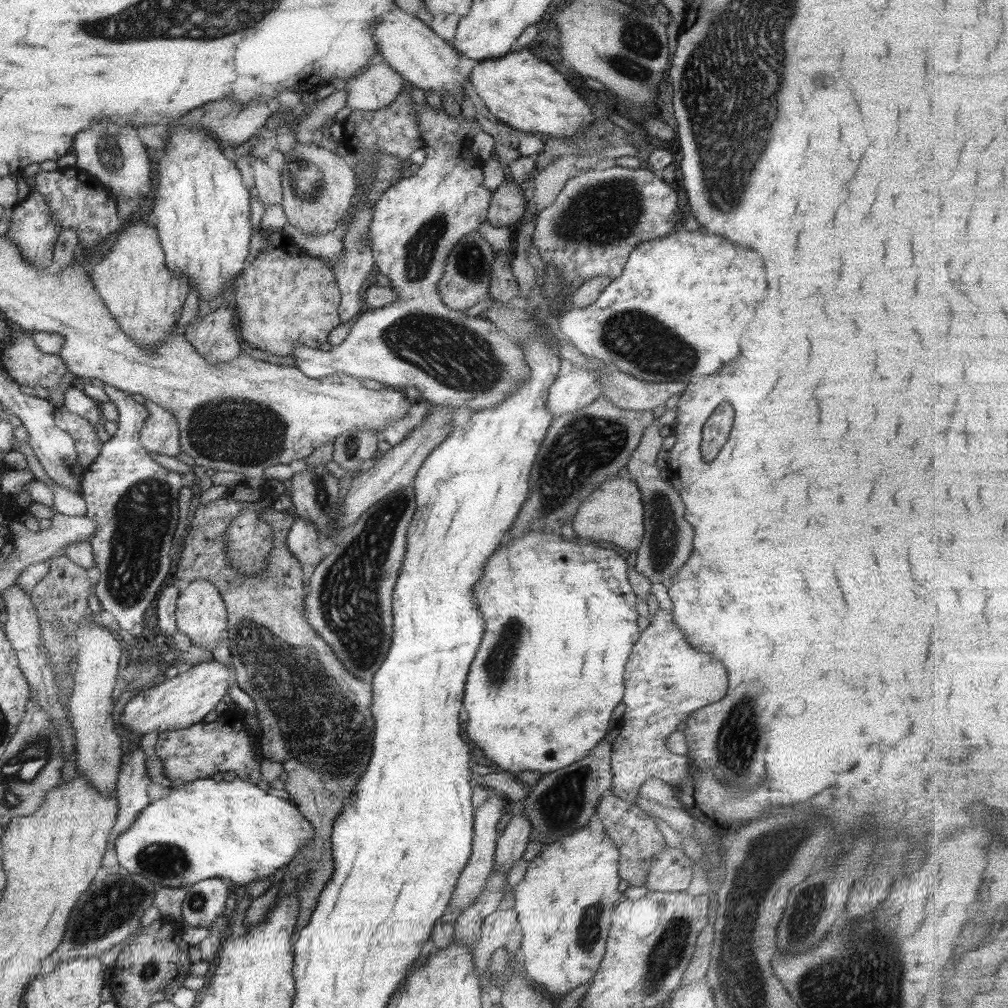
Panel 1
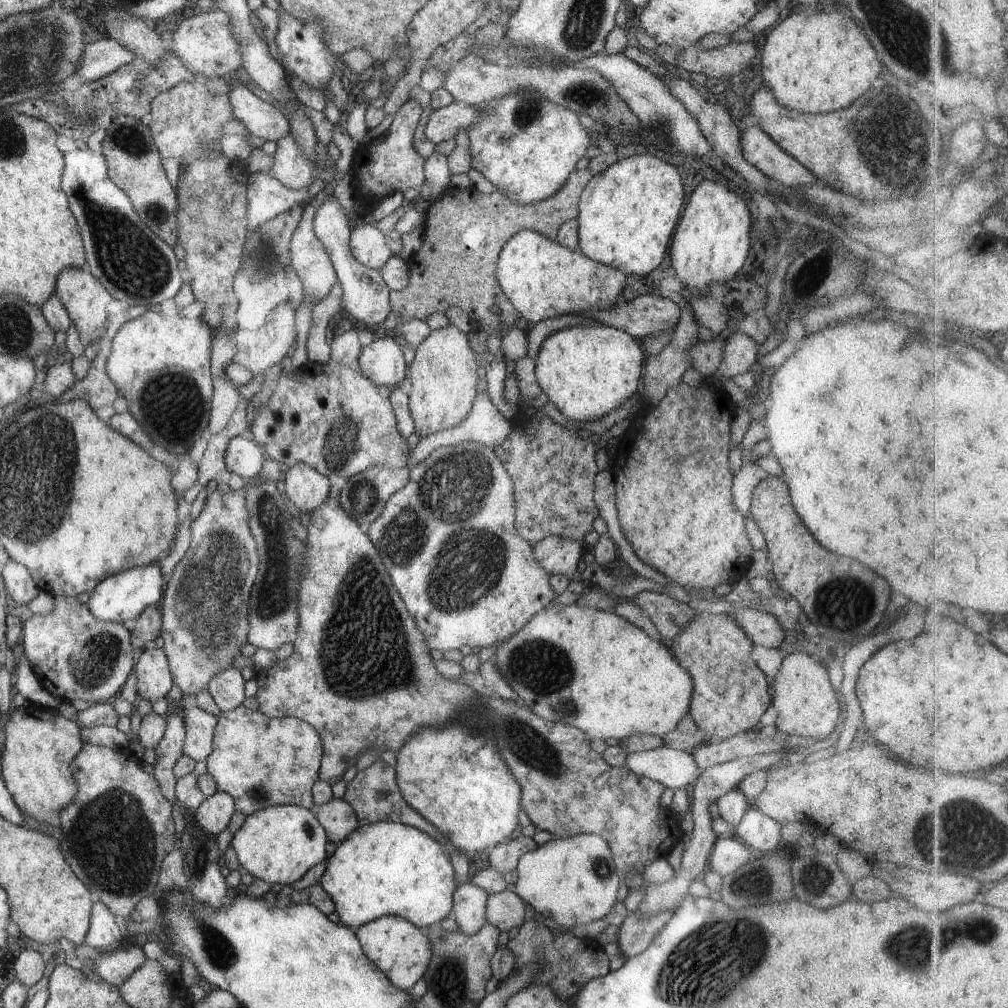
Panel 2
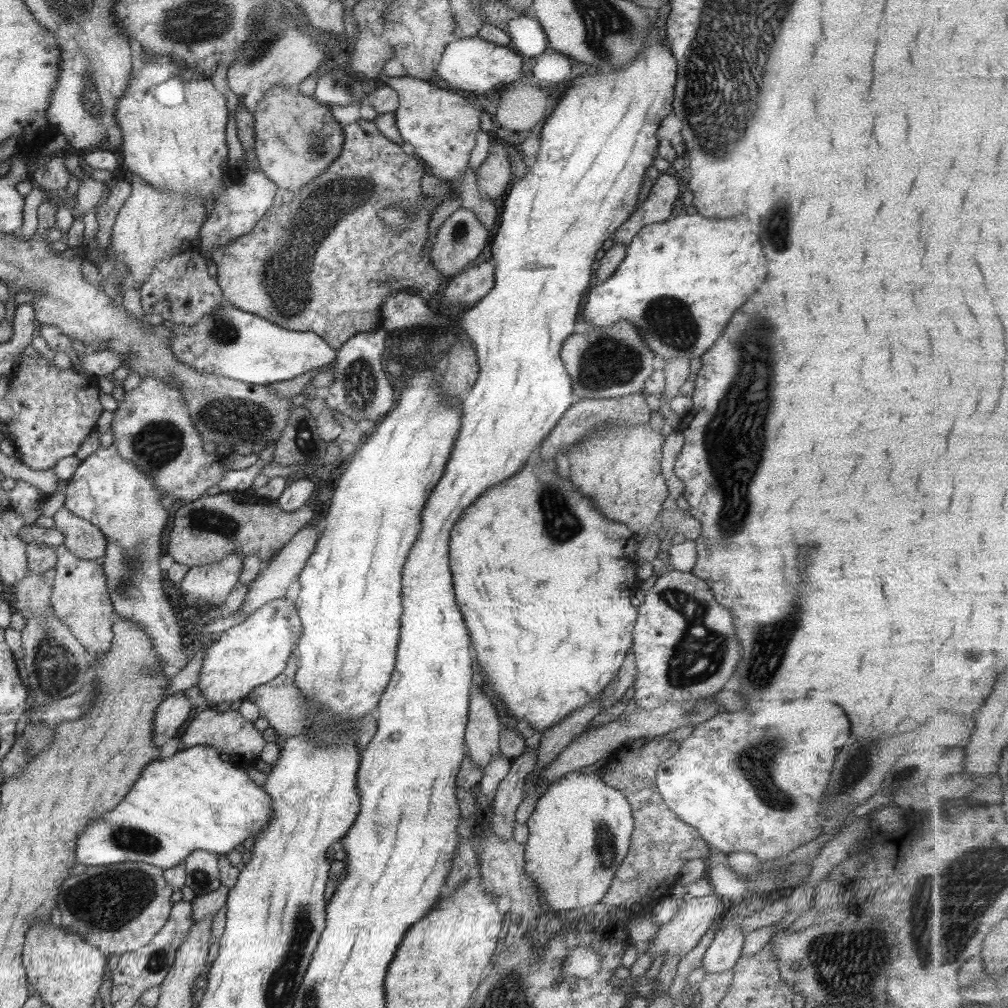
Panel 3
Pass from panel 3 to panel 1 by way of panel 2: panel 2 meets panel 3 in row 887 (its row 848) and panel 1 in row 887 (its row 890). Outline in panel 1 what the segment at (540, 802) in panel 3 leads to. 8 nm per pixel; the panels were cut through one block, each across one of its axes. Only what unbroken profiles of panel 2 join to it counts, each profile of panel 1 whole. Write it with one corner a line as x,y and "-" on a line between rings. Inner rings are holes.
581,827
577,831
567,835
551,844
546,844
543,849
535,856
535,858
529,863
523,878
519,884
516,884
512,888
514,896
514,909
516,912
516,922
519,923
519,930
522,932
522,941
518,947
518,953
520,955
521,964
523,966
522,970
526,977
537,984
539,989
542,989
546,994
551,995
557,994
557,996
563,996
567,994
573,988
589,982
589,979
595,975
597,968
599,968
600,960
603,958
606,940
608,937
608,930
610,929
610,914
612,913
612,908
614,907
617,898
620,896
620,892
617,891
617,884
619,882
618,872
617,872
617,861
618,861
618,850
612,845
609,837
605,835
605,832
601,832
599,835
591,833
587,827

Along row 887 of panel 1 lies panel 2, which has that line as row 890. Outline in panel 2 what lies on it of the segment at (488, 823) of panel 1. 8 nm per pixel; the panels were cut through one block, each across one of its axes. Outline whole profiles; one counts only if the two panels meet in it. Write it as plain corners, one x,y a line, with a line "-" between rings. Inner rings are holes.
471,883
457,885
453,891
450,913
463,939
475,934
485,923
485,904
488,894

